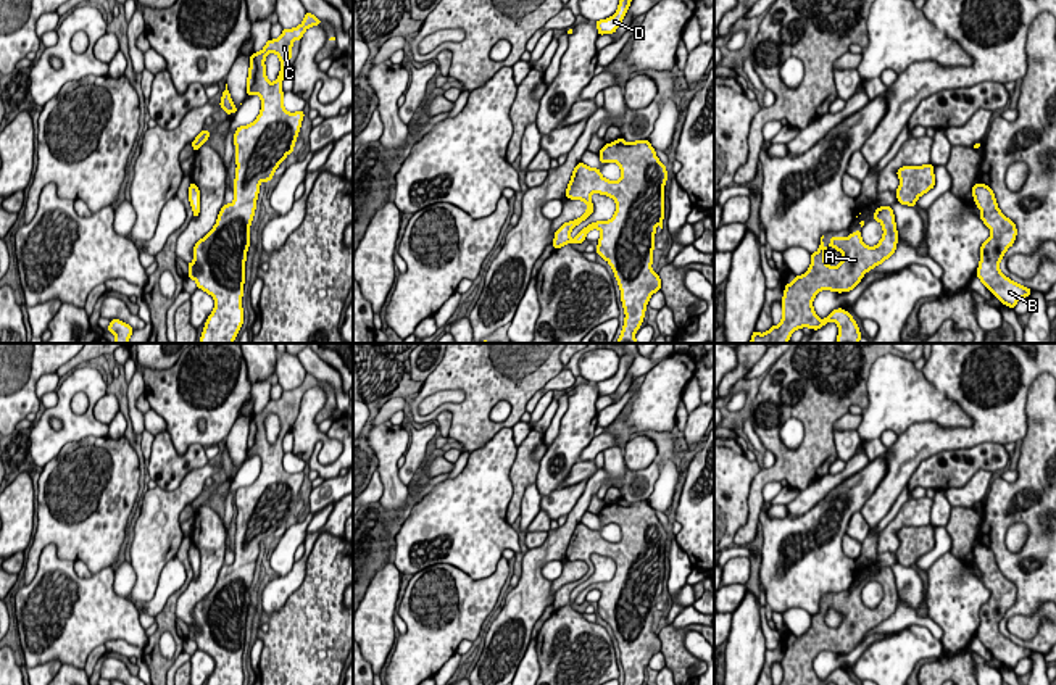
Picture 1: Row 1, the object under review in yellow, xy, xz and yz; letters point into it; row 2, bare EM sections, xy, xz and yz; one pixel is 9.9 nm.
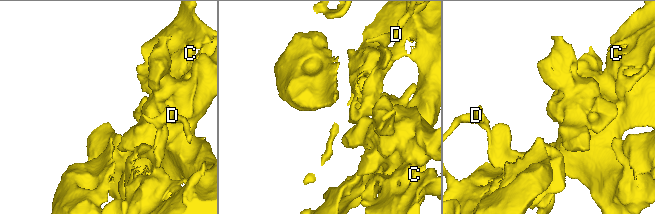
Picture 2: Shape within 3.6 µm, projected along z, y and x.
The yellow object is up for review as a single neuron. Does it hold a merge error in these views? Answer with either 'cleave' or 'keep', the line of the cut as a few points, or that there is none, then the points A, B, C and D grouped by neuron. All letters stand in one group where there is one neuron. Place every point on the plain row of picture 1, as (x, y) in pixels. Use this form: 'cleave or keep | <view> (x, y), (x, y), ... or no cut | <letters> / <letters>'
keep | no cut | A B C D

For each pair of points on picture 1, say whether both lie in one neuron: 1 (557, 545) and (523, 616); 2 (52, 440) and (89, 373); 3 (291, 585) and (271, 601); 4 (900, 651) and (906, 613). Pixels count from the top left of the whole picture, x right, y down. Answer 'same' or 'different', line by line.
1: same
2: same
3: same
4: different

